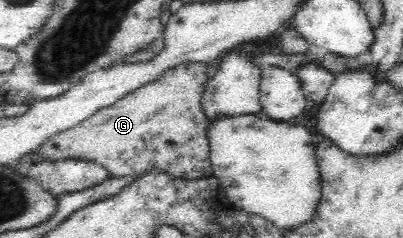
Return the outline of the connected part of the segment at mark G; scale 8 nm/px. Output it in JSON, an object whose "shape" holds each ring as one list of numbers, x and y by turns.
{"shape":[[186,63,167,68,157,79,136,87,111,105,100,107,80,124,50,136,47,142,33,151,34,157,40,163,69,159,96,162,109,173,106,180,114,176,134,181,155,171,162,171,173,180,210,178,213,176,211,146,207,134,210,125,200,106,201,94,210,74,210,64,204,63]]}

